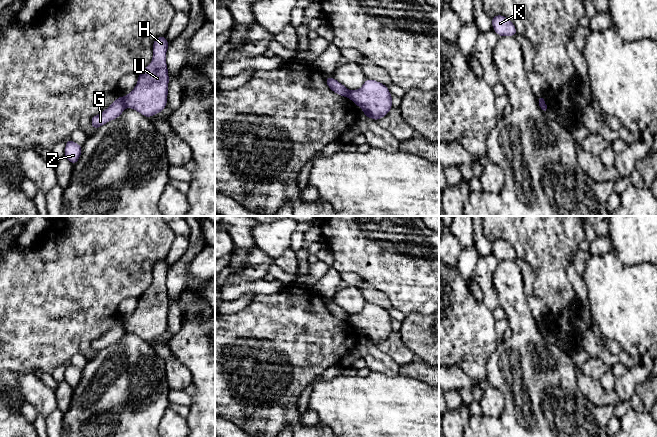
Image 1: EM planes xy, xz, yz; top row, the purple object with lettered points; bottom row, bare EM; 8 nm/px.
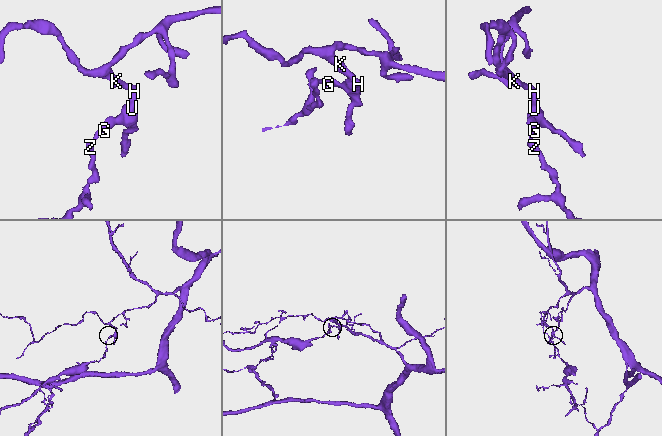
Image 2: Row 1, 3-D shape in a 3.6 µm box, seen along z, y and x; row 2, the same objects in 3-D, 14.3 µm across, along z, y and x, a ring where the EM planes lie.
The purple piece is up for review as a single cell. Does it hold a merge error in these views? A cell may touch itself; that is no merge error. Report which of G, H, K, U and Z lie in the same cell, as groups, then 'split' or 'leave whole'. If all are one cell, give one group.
groups G Z / H K U; split

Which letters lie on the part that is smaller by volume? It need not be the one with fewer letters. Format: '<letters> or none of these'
G, Z

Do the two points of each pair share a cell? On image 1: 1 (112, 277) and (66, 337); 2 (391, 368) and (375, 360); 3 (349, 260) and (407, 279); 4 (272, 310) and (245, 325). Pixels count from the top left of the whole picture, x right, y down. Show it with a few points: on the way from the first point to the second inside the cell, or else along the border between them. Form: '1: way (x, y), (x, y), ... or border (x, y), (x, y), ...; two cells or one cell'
1: way (97, 292), (89, 300), (87, 312), (77, 322); one cell
2: way (387, 366), (379, 361); one cell
3: way (363, 260), (373, 260), (393, 279); one cell
4: way (265, 317), (257, 325), (252, 325); one cell

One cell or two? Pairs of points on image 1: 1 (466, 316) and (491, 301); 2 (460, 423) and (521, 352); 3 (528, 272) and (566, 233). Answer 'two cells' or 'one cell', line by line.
1: two cells
2: two cells
3: two cells

